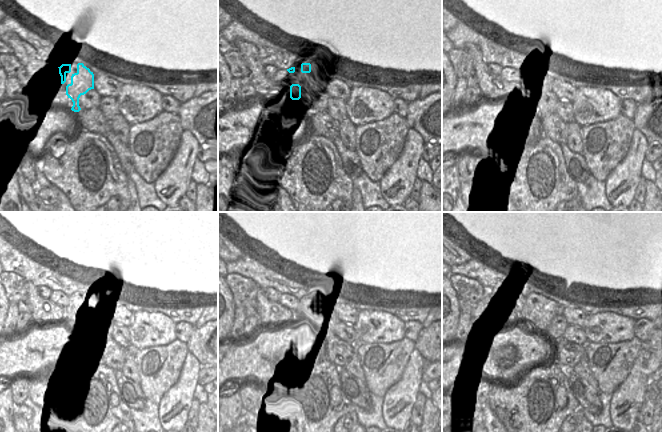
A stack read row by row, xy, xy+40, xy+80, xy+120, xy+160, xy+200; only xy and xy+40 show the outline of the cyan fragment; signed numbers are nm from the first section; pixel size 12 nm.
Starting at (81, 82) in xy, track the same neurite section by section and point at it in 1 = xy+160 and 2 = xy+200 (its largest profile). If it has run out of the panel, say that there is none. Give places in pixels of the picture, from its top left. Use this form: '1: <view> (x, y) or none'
1: xy+160 (313, 310)
2: xy+200 (537, 310)

